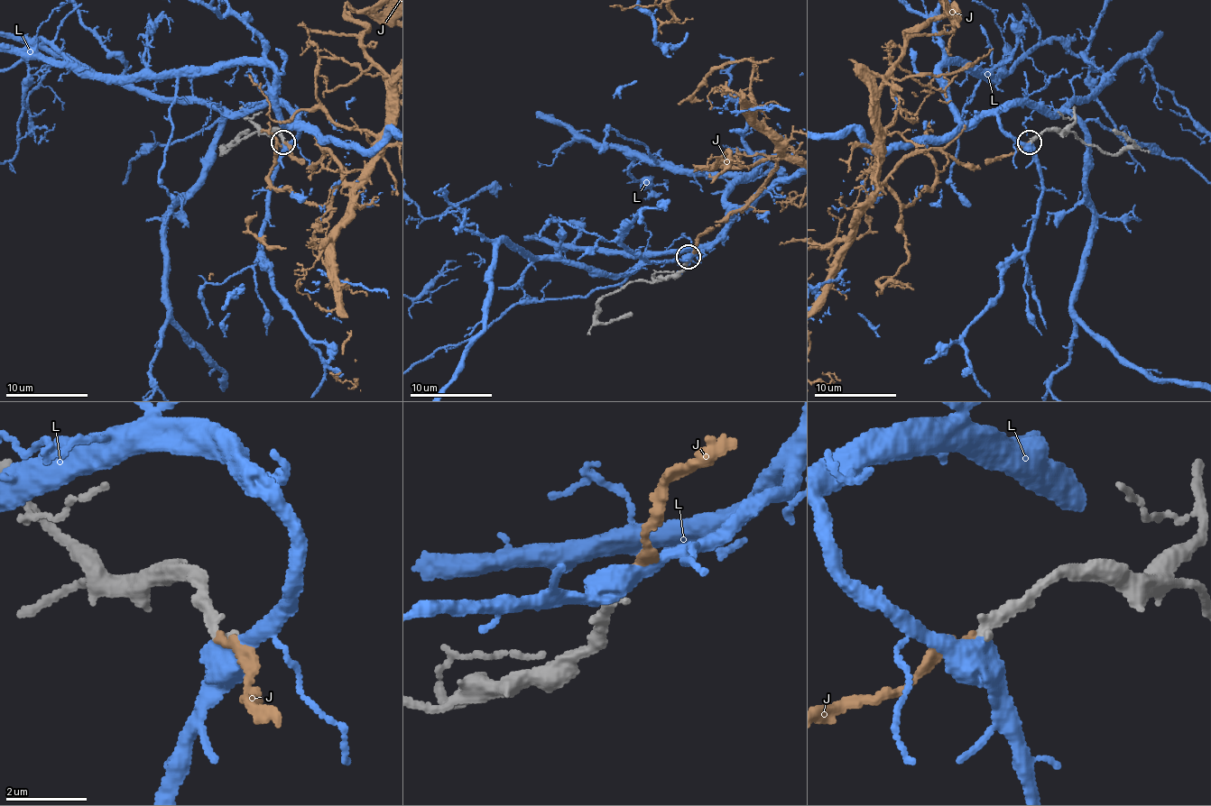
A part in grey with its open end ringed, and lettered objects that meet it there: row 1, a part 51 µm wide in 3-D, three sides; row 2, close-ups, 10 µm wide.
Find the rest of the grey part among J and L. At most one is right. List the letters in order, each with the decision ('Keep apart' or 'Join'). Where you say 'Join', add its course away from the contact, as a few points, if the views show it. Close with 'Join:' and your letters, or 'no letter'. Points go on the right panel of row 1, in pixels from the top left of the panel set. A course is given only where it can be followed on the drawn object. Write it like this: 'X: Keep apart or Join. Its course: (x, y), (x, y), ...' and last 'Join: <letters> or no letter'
J: Join. Its course: (1029, 142), (979, 167), (921, 149), (878, 181), (878, 87), (903, 34), (947, 13)
L: Keep apart
Join: J

